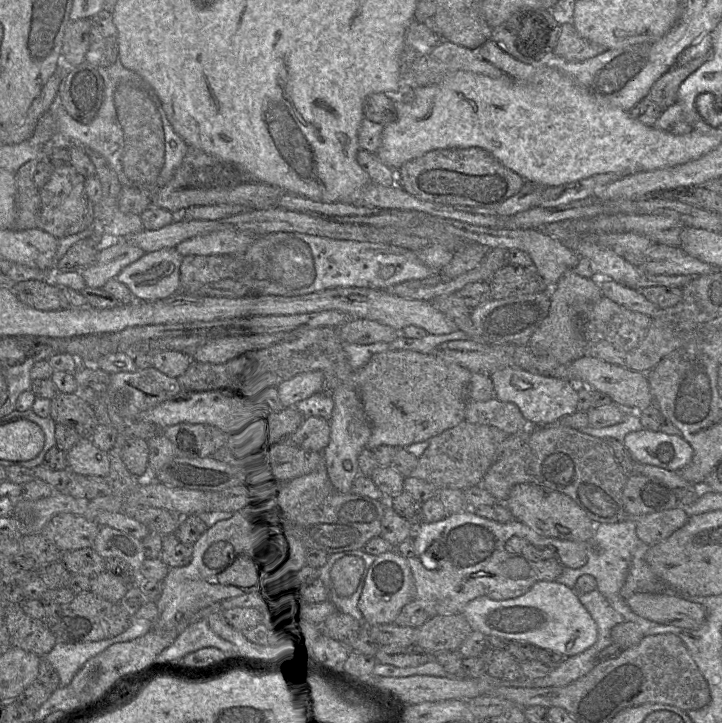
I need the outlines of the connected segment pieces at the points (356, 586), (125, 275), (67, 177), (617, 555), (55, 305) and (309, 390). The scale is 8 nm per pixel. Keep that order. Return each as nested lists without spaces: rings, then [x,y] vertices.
[[[363,549],[346,551],[328,555],[327,562],[317,570],[317,580],[326,589],[326,600],[332,603],[336,610],[352,616],[363,622],[363,615],[358,608],[366,574],[376,556],[367,554]]]
[[[175,248],[148,252],[125,267],[115,279],[131,290],[135,302],[161,300],[179,291],[182,259]]]
[[[71,165],[54,168],[48,182],[40,188],[41,209],[37,228],[61,239],[92,227],[94,205],[85,193],[85,179]]]
[[[628,518],[615,524],[597,524],[594,532],[595,548],[592,547],[592,539],[588,541],[588,561],[586,565],[579,569],[564,567],[556,582],[573,589],[581,576],[593,576],[597,582],[596,590],[606,598],[615,611],[623,616],[625,621],[633,623],[639,621],[640,616],[630,609],[626,599],[621,595],[631,560],[637,547],[639,547],[639,539],[635,530],[636,518]]]
[[[38,280],[15,283],[12,291],[24,304],[42,311],[59,311],[70,307],[61,289]]]
[[[321,371],[298,374],[275,389],[280,411],[294,408],[295,405],[323,389],[324,375]]]

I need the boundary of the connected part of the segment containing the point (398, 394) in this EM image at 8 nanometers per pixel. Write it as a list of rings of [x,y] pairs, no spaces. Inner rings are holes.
[[[387,350],[377,353],[360,369],[353,371],[353,381],[358,387],[365,413],[370,421],[371,435],[366,448],[381,445],[405,448],[429,439],[457,426],[464,420],[468,400],[471,372],[457,363],[434,354],[409,350]]]

